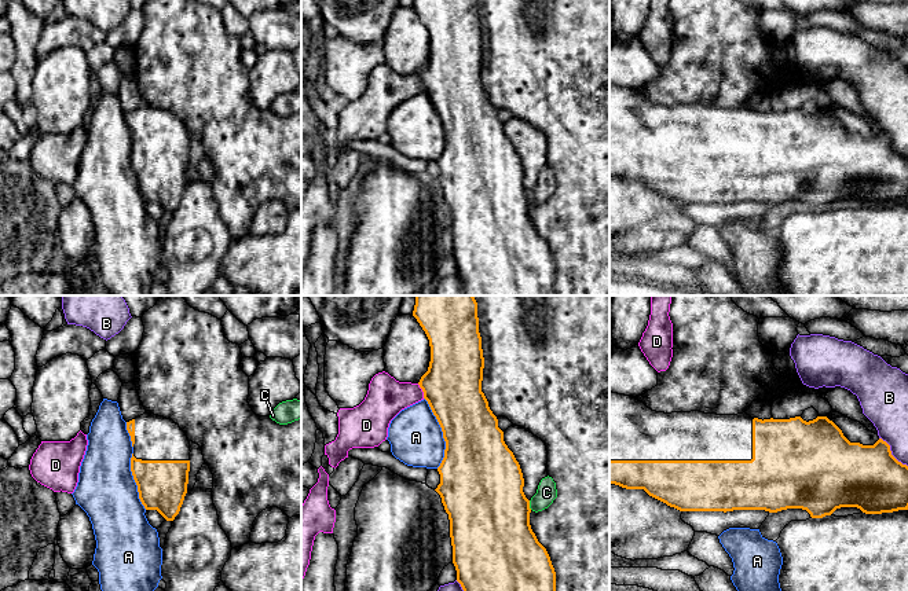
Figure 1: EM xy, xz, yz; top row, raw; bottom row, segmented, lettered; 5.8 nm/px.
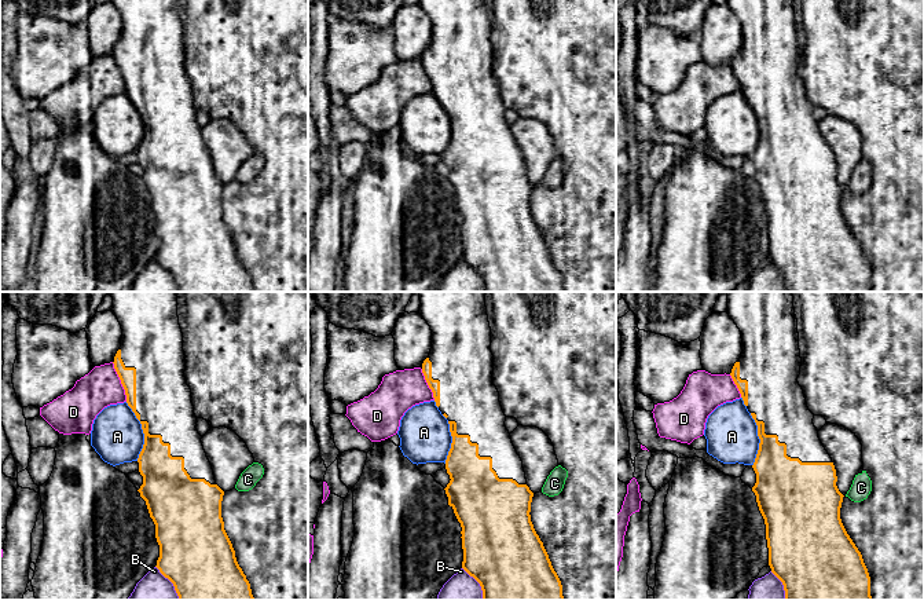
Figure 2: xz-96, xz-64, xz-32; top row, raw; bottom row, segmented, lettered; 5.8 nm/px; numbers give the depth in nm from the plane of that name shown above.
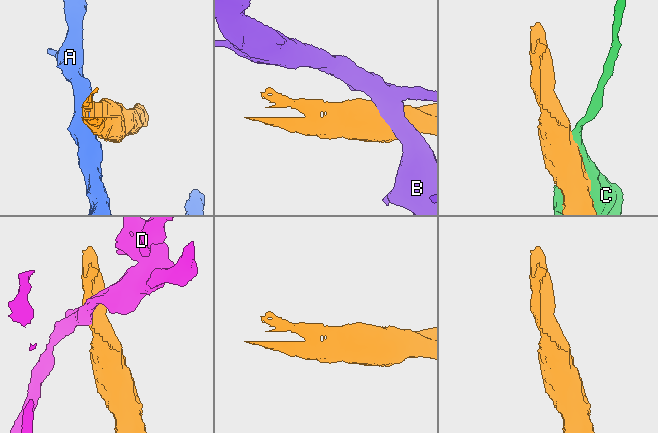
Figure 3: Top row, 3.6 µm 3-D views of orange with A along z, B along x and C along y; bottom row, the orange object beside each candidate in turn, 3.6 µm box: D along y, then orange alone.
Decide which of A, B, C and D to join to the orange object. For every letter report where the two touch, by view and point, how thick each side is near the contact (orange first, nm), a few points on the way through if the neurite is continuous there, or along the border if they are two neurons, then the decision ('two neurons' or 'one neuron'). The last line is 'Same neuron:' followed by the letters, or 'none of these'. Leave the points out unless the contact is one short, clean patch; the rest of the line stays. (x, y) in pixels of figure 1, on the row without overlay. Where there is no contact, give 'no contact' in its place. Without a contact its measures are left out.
A: meets orange in xz at (443, 125); 380 nm thick on the orange side, 320 nm on the other; two neurons
B: meets orange in yz at (890, 145); 380 nm thick on the orange side, 240 nm on the other; two neurons
C: meets orange in xz at (528, 197); 480 nm thick on the orange side, 120 nm on the other; two neurons
D: meets orange in xz at (423, 83); 340 nm thick on the orange side, 220 nm on the other; two neurons
Same neuron: none of these

